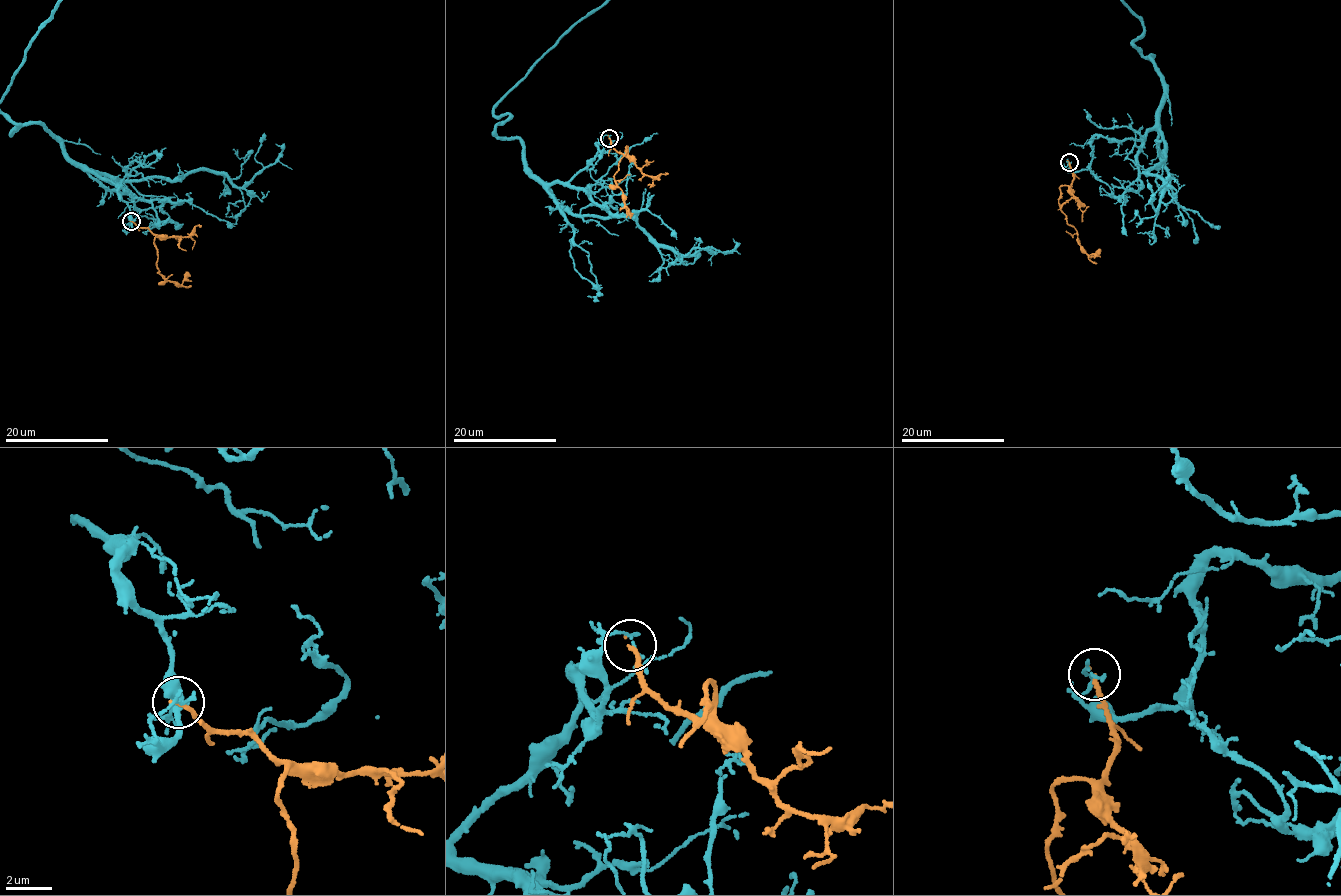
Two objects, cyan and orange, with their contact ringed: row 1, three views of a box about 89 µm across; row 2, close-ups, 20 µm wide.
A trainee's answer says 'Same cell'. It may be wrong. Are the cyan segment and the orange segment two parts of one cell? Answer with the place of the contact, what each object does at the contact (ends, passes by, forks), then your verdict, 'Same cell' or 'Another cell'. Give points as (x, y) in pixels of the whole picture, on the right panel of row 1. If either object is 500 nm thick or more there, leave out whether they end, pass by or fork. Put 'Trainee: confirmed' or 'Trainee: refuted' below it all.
Place: (1069, 162). At the ring cyan ends. At the ring orange ends. Another cell
Trainee: refuted

